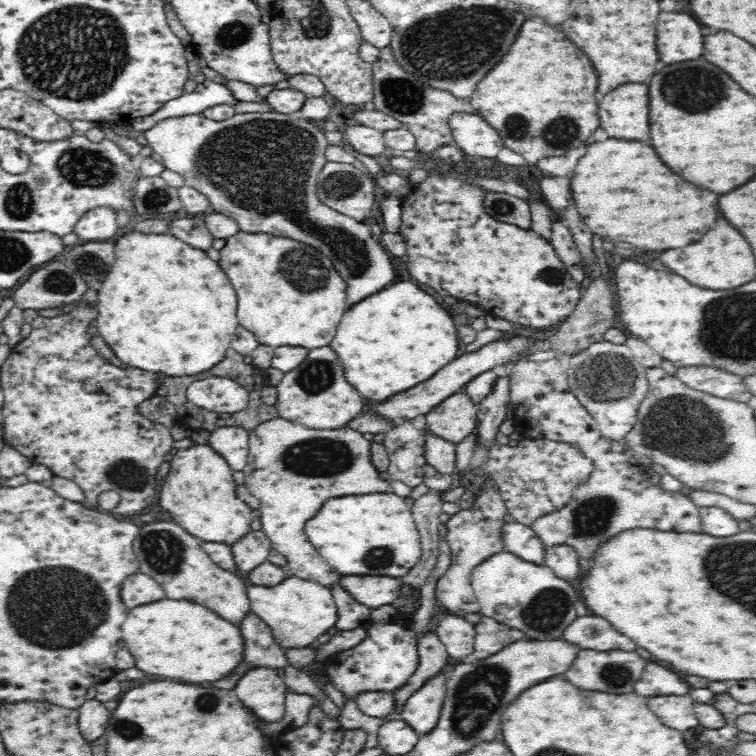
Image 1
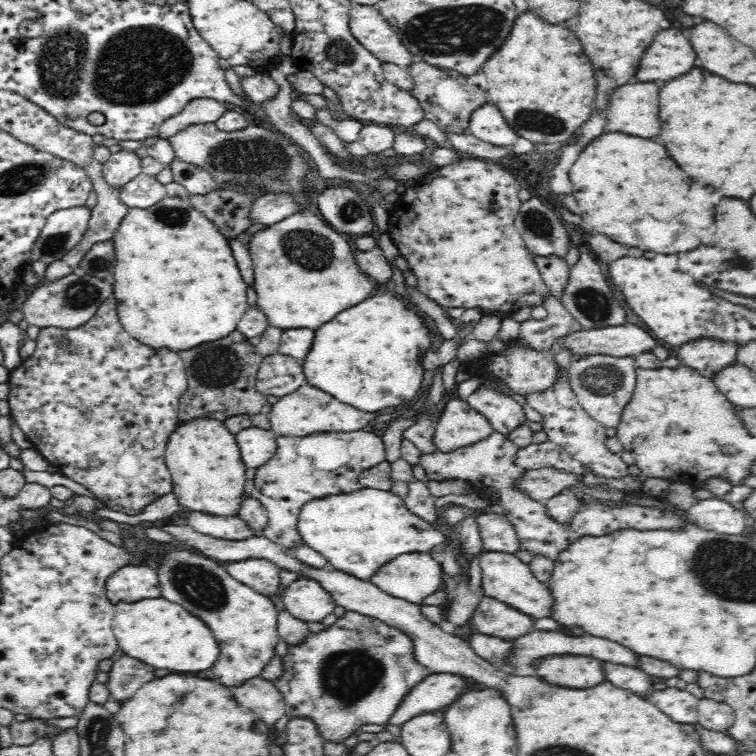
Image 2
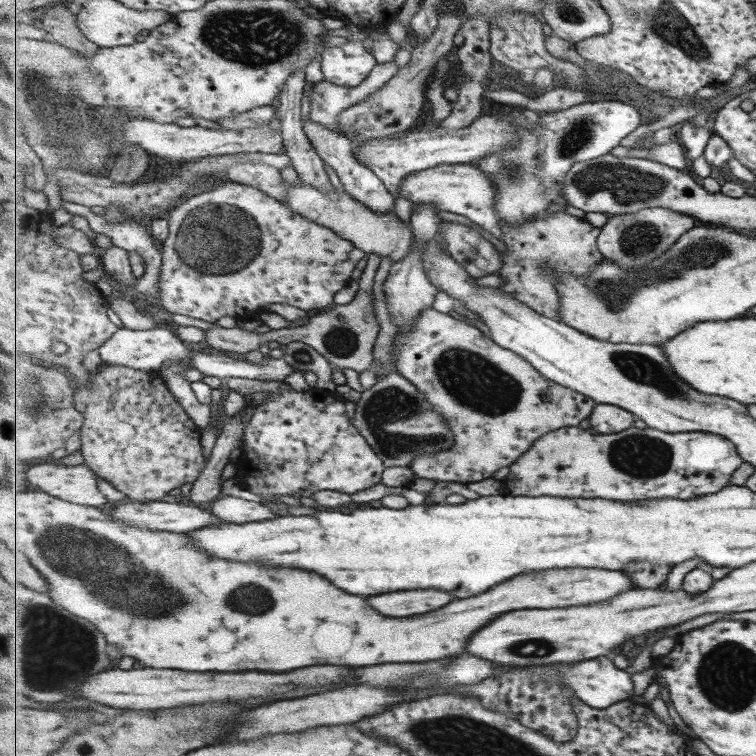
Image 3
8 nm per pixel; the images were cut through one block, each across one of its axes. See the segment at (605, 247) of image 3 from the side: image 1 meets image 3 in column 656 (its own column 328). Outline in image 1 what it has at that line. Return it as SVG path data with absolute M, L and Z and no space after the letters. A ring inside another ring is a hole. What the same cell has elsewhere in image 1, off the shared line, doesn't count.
M250 112L250 114L234 114L228 117L226 120L212 120L204 116L199 115L186 115L180 117L167 118L157 122L150 130L146 130L143 133L149 144L149 151L156 152L162 160L162 164L166 169L179 174L184 179L184 184L190 188L195 188L200 191L210 203L210 211L223 214L228 218L231 218L240 232L247 232L247 234L270 234L272 236L278 236L280 238L290 238L311 246L316 250L323 253L325 257L332 263L334 270L340 275L340 278L345 284L346 294L346 308L352 308L354 304L362 302L364 298L376 294L378 290L386 288L392 278L394 278L394 268L390 263L390 258L386 254L386 249L378 242L374 231L371 226L366 225L363 222L358 222L350 216L346 216L341 212L335 211L333 208L327 207L323 202L320 202L318 195L316 194L316 181L321 171L321 168L326 164L326 148L328 148L328 140L326 136L320 131L318 125L314 125L313 122L307 121L306 118L302 118L300 115L295 114L282 114L278 112Z

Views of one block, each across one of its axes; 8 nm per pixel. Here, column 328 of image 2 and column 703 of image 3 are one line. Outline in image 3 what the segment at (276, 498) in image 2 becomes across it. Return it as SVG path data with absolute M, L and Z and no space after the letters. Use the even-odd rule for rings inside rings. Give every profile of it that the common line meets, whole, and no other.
M633 426L615 434L601 434L594 432L591 428L583 429L579 427L565 427L559 430L550 432L542 436L536 441L534 446L518 460L515 464L511 465L509 476L503 481L507 485L506 493L513 496L556 496L556 497L569 497L569 498L588 498L588 499L607 499L607 500L623 500L623 502L641 502L641 500L649 499L681 499L689 500L701 494L715 494L725 487L731 485L733 474L739 470L740 466L744 463L744 457L737 452L737 446L732 440L725 438L719 434L704 433L704 432L678 432L670 433L663 432L661 429L656 428L639 428Z

